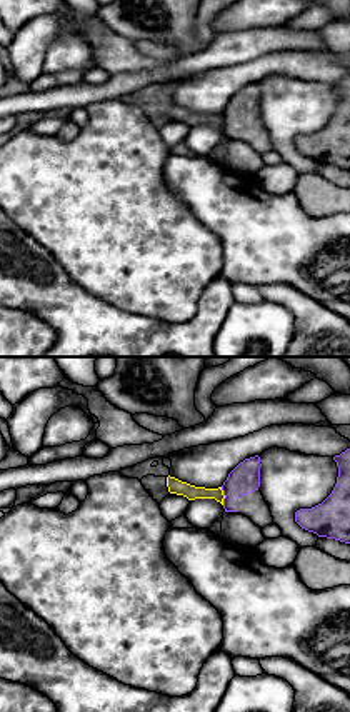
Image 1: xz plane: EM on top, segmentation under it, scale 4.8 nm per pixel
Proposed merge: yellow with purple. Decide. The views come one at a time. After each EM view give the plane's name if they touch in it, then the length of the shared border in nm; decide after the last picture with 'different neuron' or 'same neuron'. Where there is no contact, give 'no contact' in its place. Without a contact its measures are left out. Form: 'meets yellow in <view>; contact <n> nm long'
meets yellow in xz; contact 90 nm long

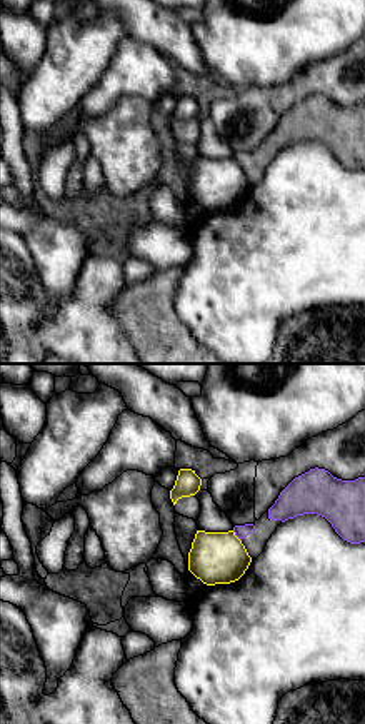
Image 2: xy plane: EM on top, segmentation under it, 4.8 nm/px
meets yellow in xy; contact 70 nm long

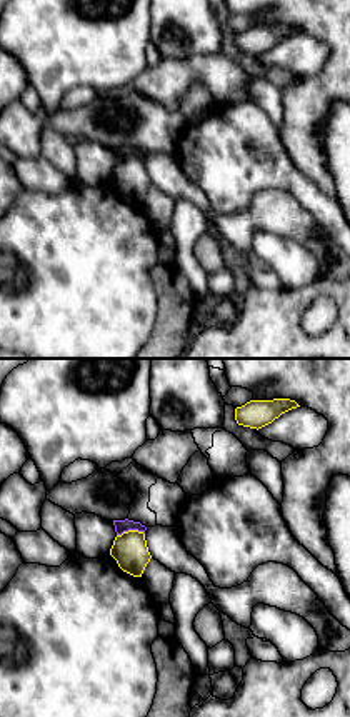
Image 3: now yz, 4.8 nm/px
meets yellow in yz; contact 140 nm long

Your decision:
different neuron

